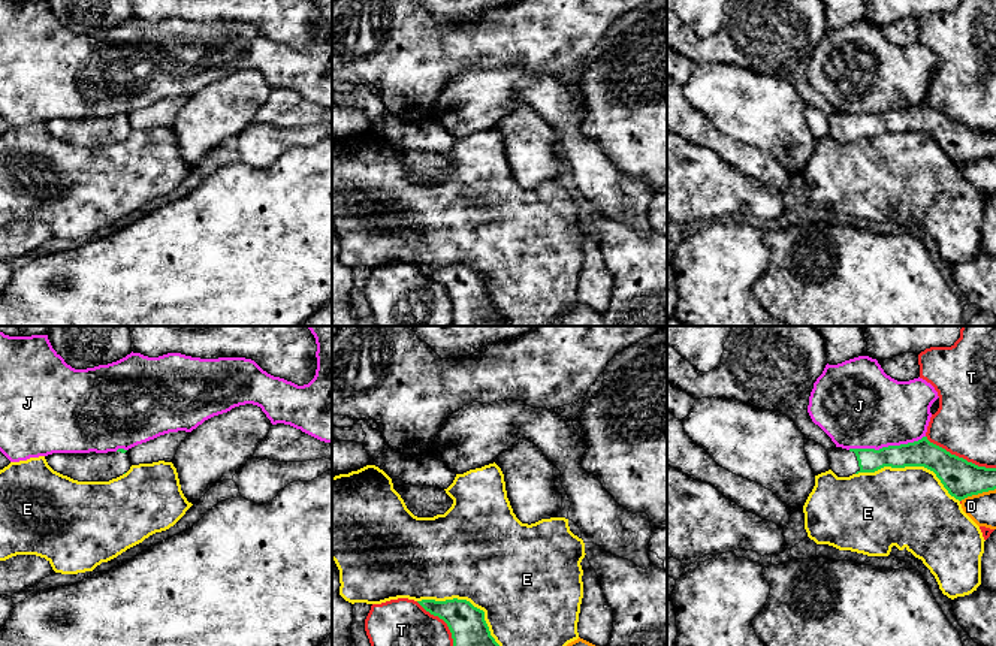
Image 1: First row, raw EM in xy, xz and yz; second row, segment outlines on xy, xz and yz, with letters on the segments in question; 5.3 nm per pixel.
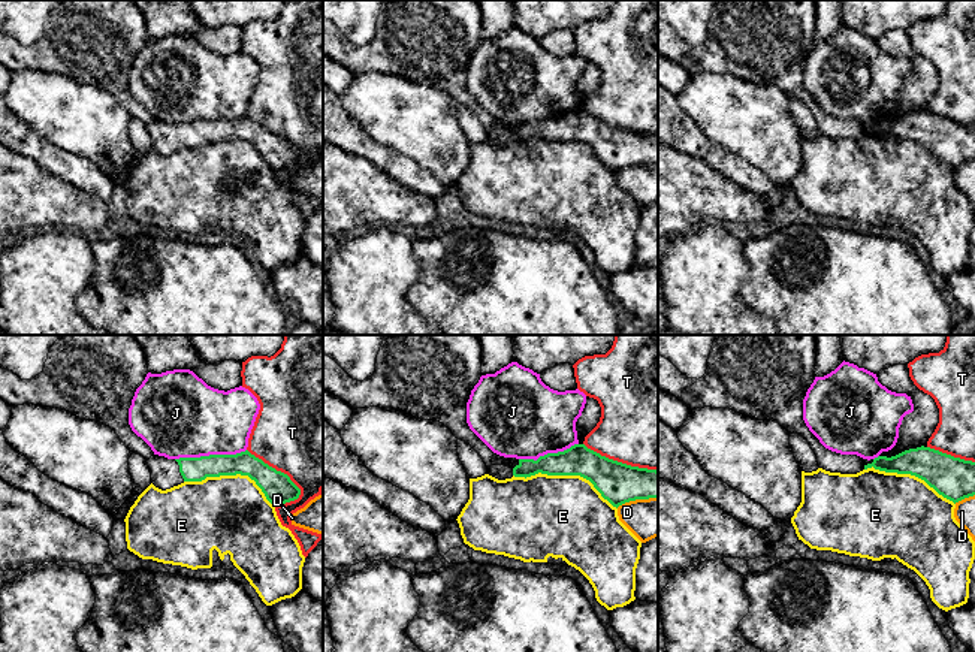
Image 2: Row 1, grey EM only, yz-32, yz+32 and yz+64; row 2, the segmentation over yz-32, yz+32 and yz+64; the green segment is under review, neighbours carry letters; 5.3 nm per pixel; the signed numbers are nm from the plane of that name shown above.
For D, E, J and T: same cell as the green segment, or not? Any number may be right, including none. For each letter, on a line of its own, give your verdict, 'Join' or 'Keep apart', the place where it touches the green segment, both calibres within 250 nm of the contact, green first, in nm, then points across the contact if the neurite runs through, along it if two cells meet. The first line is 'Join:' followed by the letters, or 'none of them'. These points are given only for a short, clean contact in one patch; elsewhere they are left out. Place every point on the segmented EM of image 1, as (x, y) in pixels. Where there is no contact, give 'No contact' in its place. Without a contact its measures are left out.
Join: none of them
D: Keep apart. Touches green at yz (977, 494). Thickness 200 nm (green) against 160 nm
E: Keep apart. Touches green at yz (910, 465). Thickness 180 nm (green) against 440 nm
J: Keep apart. Touches green at yz (886, 447). Thickness 140 nm (green) against 440 nm
T: Keep apart. Touches green at yz (960, 458). Thickness 200 nm (green) against 340 nm

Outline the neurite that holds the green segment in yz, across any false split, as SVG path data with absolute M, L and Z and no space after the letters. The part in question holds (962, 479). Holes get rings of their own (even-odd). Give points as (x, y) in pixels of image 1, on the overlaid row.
M918 441L875 449L842 449L829 452L830 470L837 477L858 473L875 473L884 467L924 467L936 474L951 496L962 501L968 496L996 489L996 468L978 467L945 449Z

